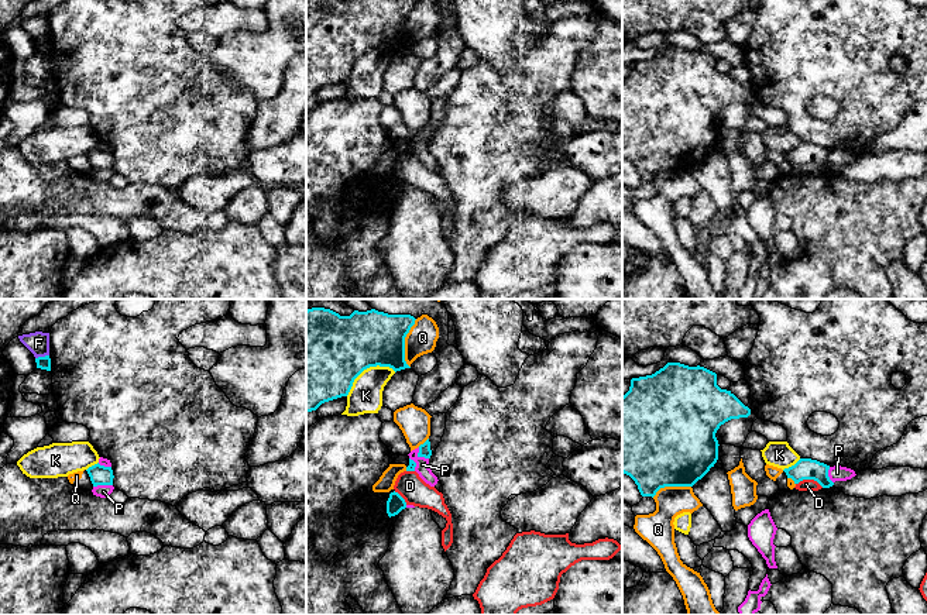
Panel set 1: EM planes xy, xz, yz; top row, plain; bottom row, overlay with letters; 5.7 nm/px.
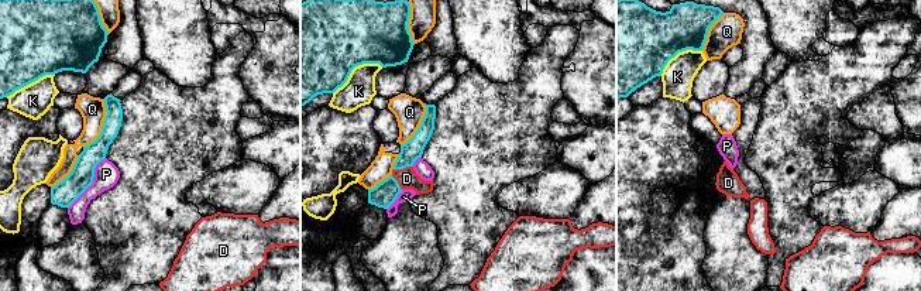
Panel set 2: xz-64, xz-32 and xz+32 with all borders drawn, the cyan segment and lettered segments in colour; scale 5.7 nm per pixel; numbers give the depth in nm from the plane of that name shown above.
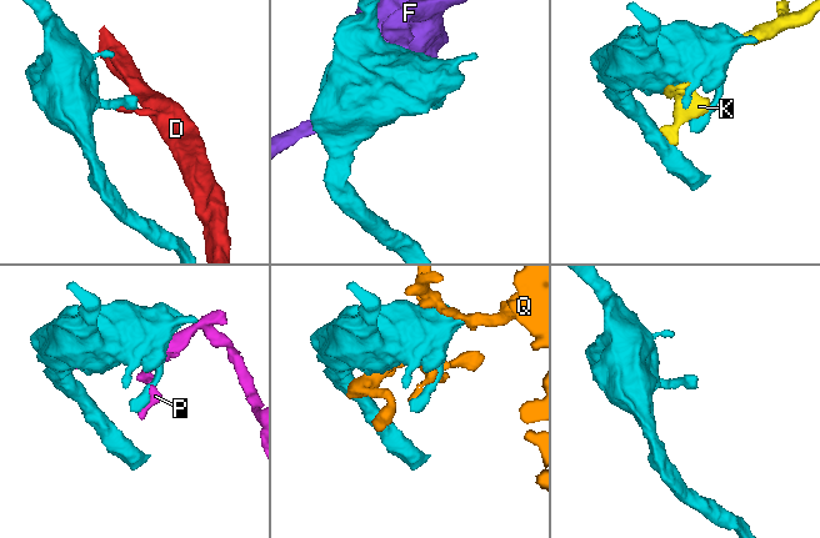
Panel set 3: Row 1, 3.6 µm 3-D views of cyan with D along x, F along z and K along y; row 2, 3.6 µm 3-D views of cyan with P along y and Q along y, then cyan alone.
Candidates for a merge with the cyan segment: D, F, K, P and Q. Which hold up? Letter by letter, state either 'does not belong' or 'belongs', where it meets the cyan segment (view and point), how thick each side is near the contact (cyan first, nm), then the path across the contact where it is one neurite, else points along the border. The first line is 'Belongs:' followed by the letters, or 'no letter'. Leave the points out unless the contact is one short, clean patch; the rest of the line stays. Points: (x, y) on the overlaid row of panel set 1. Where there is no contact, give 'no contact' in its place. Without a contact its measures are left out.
Belongs: no letter
D: does not belong; contact yz (810, 478); calibres 130 and 60 nm; border yz (796, 483), (816, 480), (823, 487)
F: does not belong; contact xy (41, 357); calibres 80 and 130 nm; border xy (48, 354), (35, 358)
K: does not belong; contact xz (367, 367); calibres 440 and 190 nm
P: does not belong; contact xz (419, 456); calibres 70 and 80 nm
Q: does not belong; contact xz (404, 343); calibres 320 and 170 nm

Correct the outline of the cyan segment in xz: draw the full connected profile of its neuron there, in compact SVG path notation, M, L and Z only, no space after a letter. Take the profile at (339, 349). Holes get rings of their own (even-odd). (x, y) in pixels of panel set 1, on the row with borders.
M325 309L306 310L306 413L316 410L322 403L347 396L354 379L370 367L389 367L395 372L411 368L405 361L405 337L415 324L411 315L388 315L375 309L367 312L354 310L350 316Z

